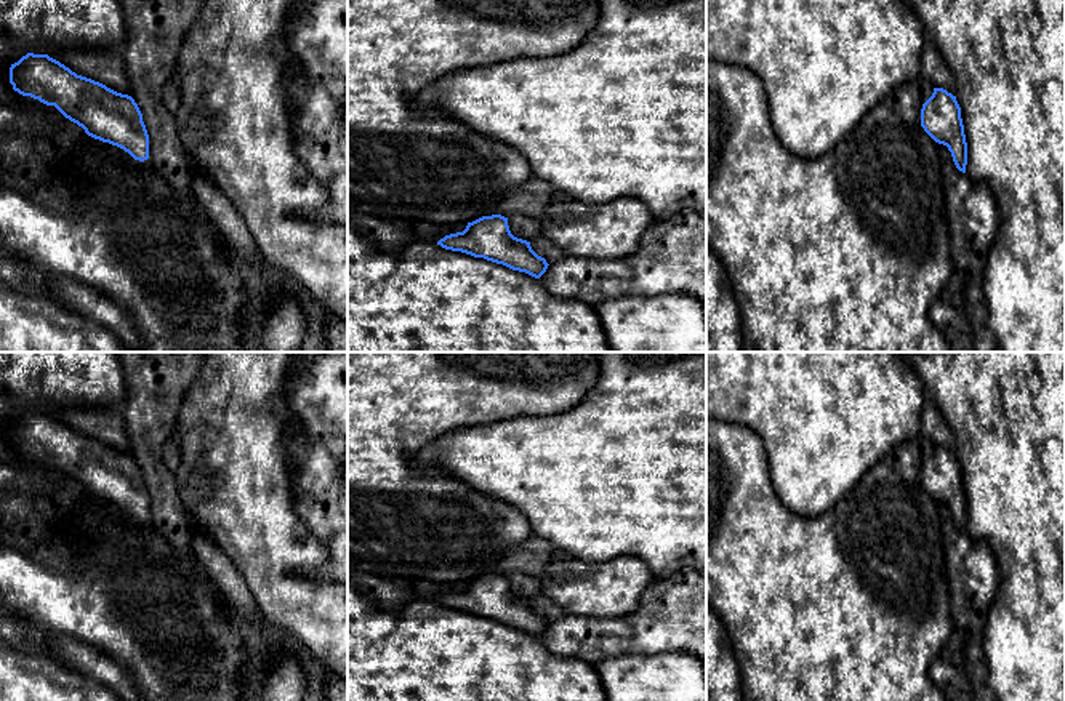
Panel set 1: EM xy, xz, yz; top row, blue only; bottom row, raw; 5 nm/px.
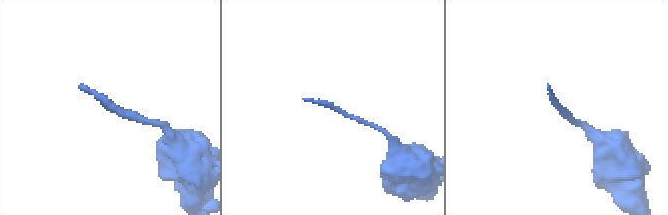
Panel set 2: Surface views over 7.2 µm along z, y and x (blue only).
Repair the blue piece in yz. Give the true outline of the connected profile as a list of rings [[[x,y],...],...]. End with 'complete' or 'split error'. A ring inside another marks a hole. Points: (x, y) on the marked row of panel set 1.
[[[934,88],[932,96],[922,104],[921,126],[935,142],[948,147],[956,168],[966,173],[967,142],[956,96]]]; complete

